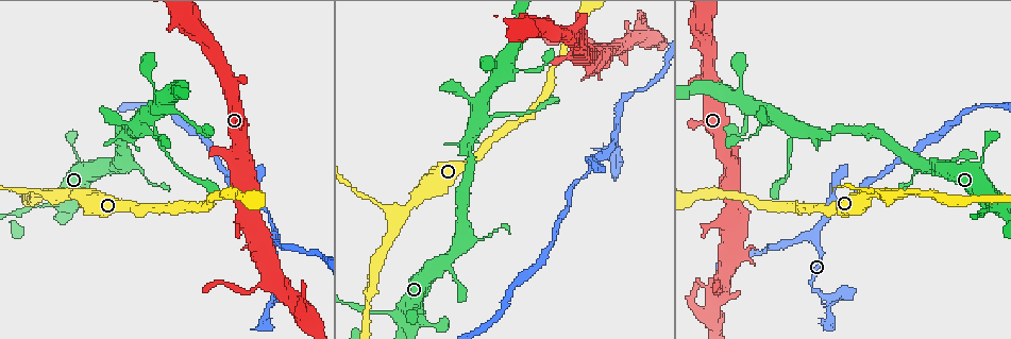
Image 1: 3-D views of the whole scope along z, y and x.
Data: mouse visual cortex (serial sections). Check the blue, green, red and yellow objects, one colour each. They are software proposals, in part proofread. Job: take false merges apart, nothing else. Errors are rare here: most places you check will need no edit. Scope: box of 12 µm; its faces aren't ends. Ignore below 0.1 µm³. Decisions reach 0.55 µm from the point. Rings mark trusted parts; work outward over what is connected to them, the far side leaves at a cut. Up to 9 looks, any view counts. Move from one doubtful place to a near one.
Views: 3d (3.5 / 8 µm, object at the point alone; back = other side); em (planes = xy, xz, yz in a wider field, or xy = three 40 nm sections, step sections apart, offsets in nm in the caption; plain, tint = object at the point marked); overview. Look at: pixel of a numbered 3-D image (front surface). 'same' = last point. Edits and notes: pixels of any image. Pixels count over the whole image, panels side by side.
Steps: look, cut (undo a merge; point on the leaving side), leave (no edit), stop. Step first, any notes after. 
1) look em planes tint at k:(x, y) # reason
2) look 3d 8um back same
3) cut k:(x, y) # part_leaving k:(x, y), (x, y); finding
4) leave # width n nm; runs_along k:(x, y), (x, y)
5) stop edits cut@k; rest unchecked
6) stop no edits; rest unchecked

look 3d 3.5um at 1:(384, 313) # a narrow waist

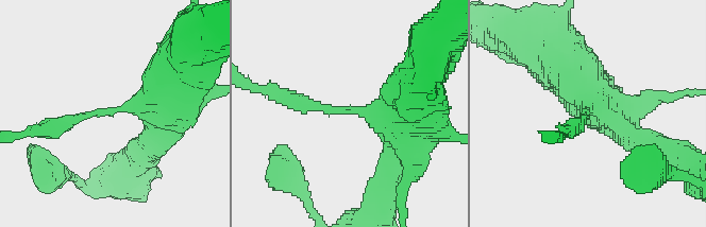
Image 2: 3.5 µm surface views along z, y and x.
look em xy step 1 tint at 2:(585, 110) # arm_widths 200, 500 nm

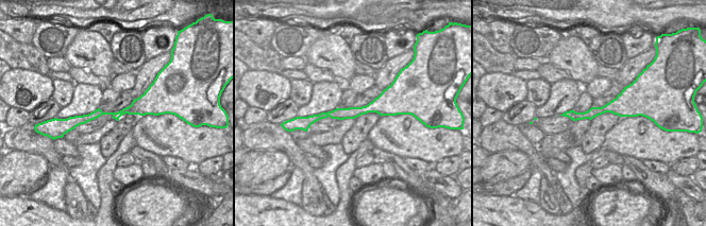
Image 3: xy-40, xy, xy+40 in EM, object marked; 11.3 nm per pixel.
look em xy step 2 tint same

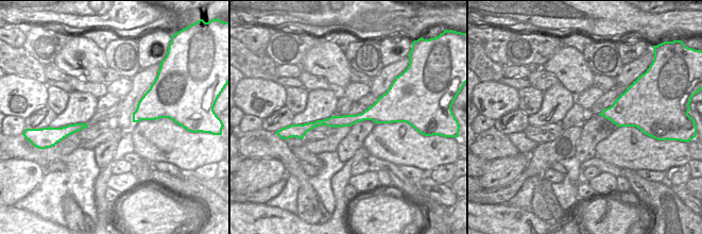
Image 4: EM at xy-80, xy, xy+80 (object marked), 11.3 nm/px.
leave # runs_along 2:(164, 75), (138, 105), (47, 128); continuous, no second cell

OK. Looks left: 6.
look 3d 3.5um at 1:(616, 137) # three arms meet

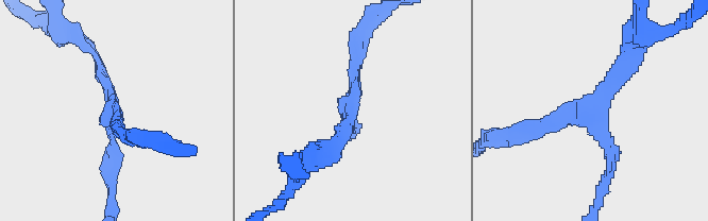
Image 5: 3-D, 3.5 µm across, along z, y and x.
look em planes tint at 5:(588, 114) # now the EM

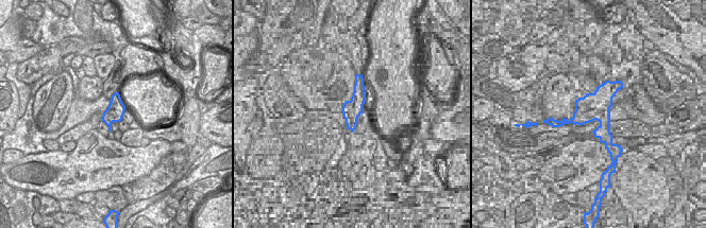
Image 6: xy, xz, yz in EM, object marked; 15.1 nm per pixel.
look em xy step 1 tint same

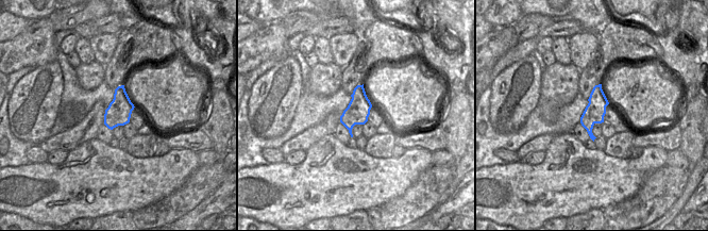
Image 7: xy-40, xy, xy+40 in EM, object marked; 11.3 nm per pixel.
leave # arm_widths 150, 200, 200 nm; runs_along 5:(605, 173), (610, 151), (588, 115), (523, 128); continuous, no second cell

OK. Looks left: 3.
look 3d 3.5um back at 1:(616, 151) # sharp bend

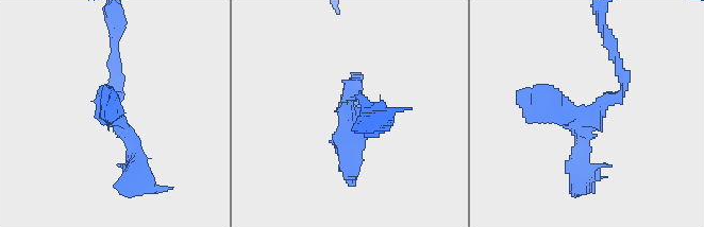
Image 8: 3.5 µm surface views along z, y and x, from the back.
look em xy step 1 tint at 8:(591, 114)

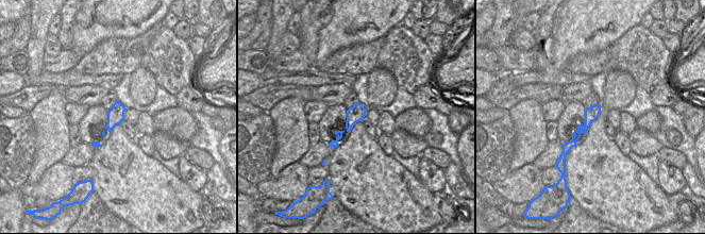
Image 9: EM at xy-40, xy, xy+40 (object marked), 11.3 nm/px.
look em xy step 3 tint same # cut it another way

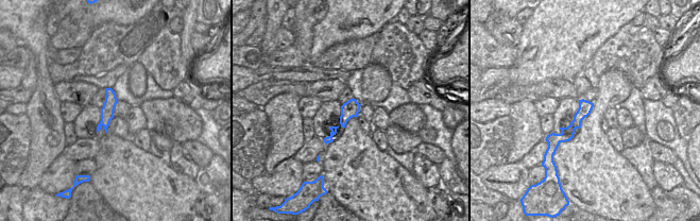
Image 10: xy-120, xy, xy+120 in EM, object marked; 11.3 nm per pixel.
leave # runs_along 8:(615, 63), (623, 86), (580, 128), (577, 171); one cell here

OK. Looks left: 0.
stop no edits; rest unchecked

